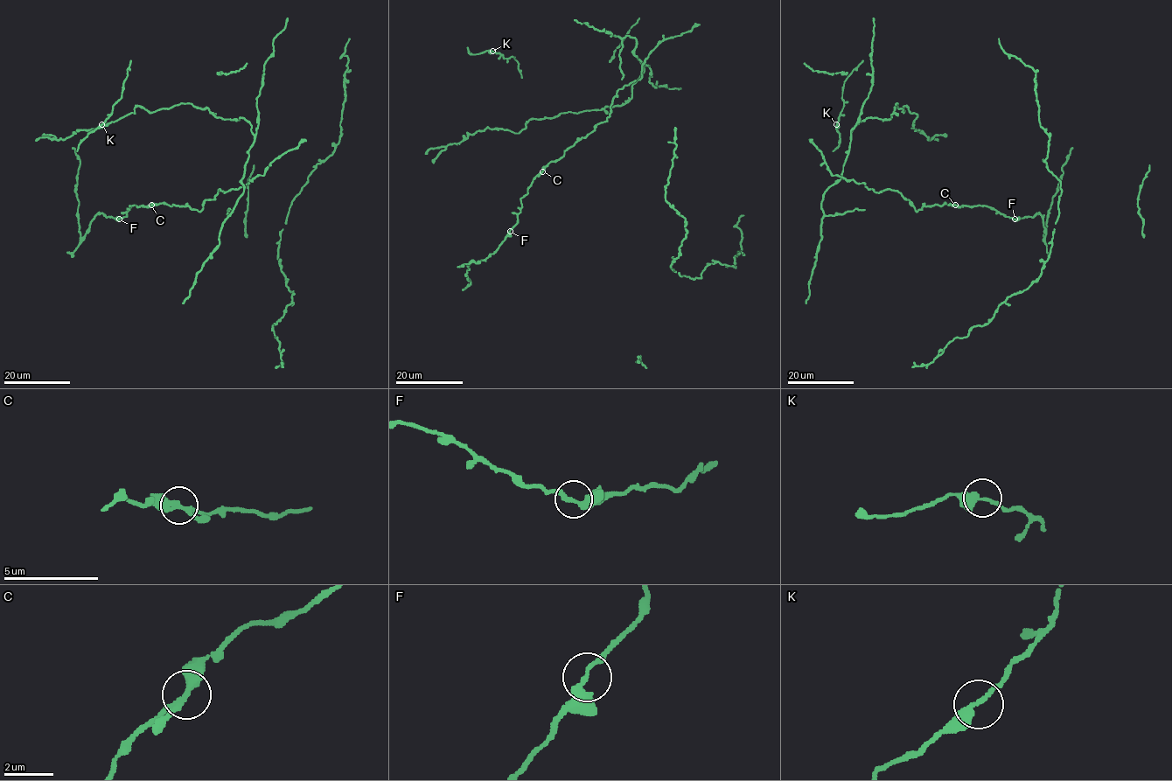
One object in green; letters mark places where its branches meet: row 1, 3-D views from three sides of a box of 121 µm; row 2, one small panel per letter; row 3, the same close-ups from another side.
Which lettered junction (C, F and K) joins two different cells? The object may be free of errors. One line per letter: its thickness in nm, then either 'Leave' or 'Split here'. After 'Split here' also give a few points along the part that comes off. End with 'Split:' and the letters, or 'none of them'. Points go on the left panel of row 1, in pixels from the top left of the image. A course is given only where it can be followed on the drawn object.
C: Thickness 320 nm. Leave
F: Thickness 280 nm. Leave
K: Thickness 320 nm. Leave
Split: none of them

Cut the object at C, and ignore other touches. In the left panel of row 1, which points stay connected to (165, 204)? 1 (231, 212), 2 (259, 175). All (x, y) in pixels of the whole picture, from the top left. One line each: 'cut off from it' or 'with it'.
1: cut off from it
2: with it

